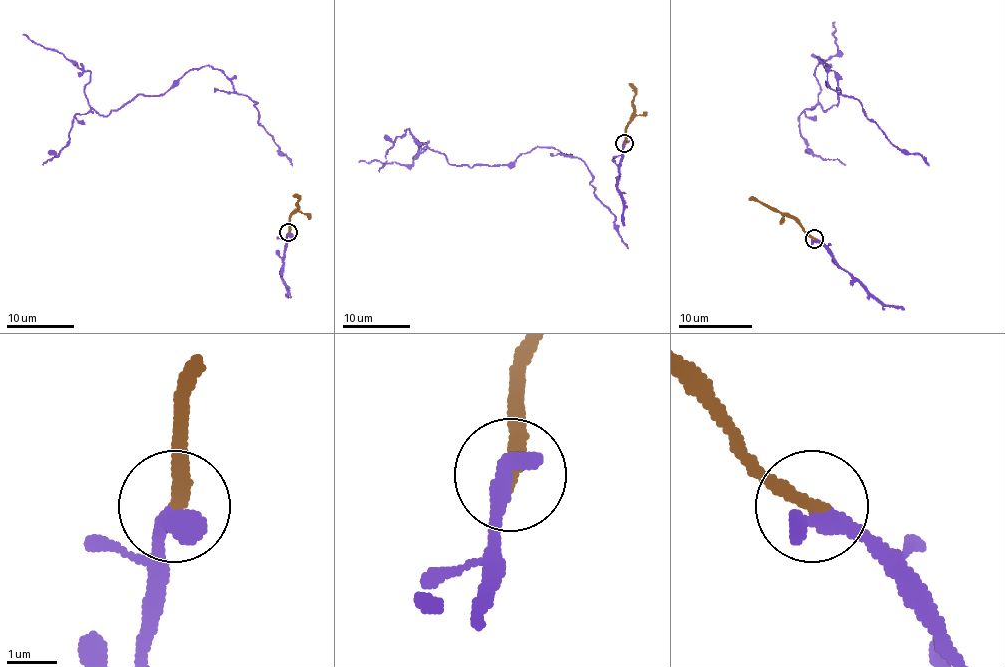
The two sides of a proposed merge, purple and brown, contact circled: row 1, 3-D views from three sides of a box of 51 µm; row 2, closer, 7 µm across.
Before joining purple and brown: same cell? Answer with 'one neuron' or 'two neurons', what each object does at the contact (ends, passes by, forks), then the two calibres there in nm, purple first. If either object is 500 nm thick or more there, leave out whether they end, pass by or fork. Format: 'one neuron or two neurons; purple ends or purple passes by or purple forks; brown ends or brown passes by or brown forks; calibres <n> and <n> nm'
one neuron; purple ends; brown ends; calibres 480 and 280 nm

